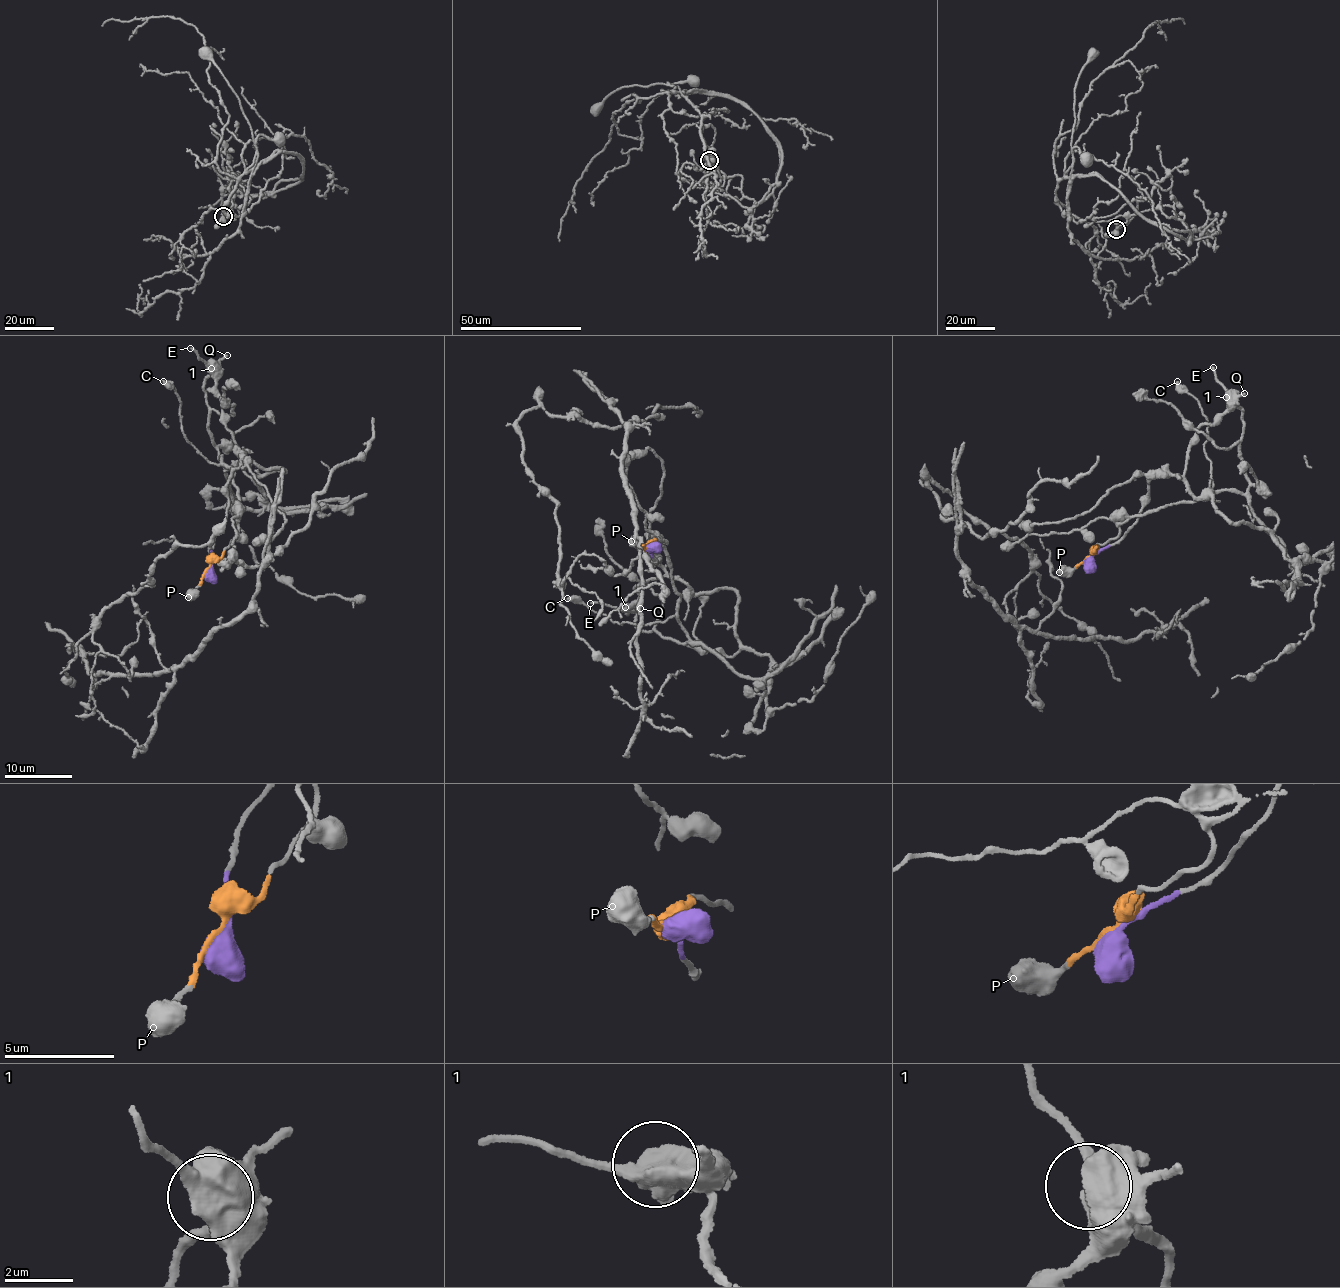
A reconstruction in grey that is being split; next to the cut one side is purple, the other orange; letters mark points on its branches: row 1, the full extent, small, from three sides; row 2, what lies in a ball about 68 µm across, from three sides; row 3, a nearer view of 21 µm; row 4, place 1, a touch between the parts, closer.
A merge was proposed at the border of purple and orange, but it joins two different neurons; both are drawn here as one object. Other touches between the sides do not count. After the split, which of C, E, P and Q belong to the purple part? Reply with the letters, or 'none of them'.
E

